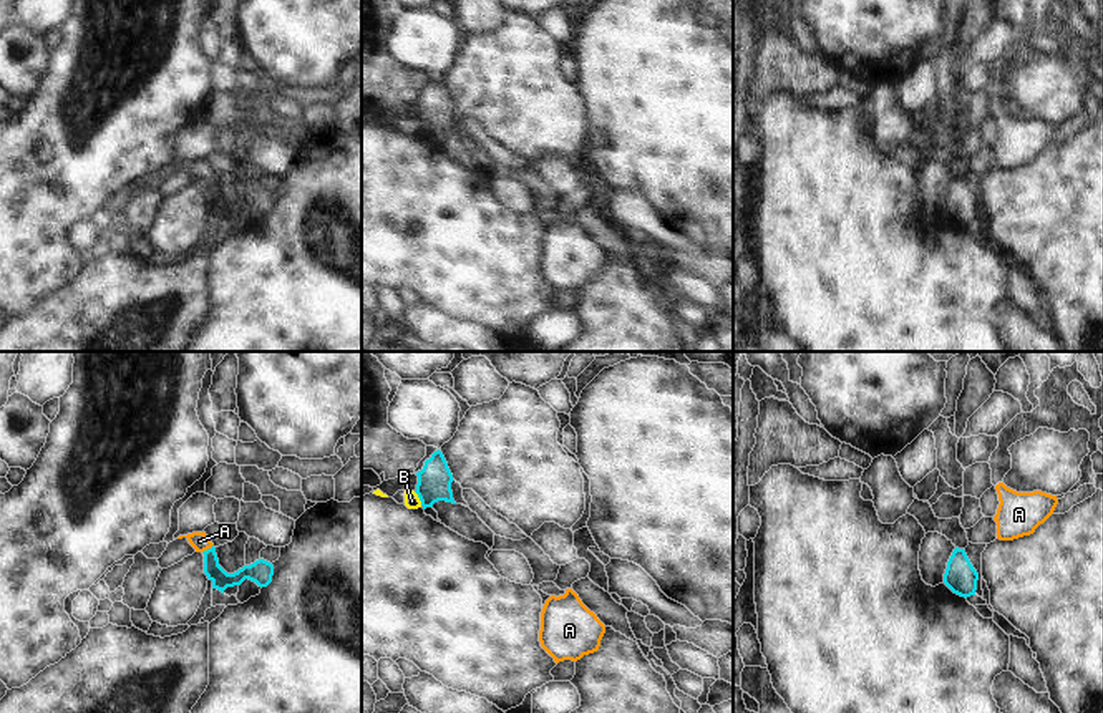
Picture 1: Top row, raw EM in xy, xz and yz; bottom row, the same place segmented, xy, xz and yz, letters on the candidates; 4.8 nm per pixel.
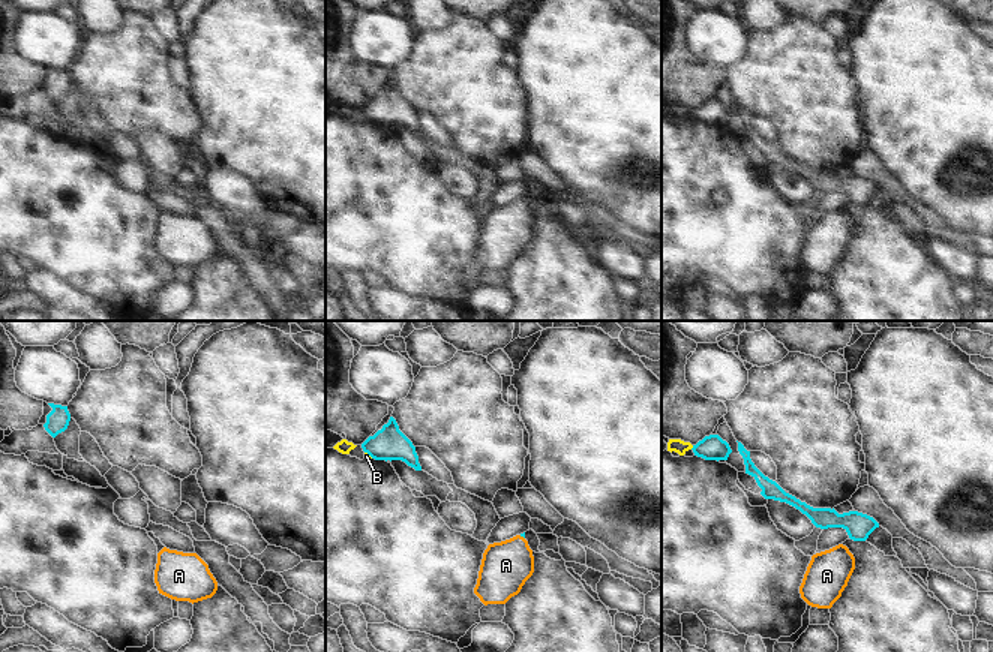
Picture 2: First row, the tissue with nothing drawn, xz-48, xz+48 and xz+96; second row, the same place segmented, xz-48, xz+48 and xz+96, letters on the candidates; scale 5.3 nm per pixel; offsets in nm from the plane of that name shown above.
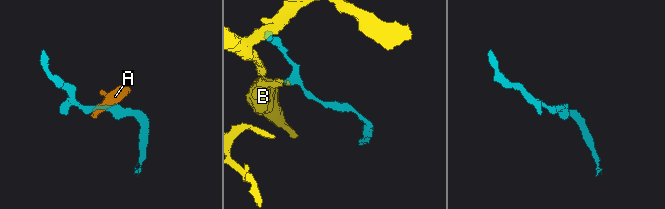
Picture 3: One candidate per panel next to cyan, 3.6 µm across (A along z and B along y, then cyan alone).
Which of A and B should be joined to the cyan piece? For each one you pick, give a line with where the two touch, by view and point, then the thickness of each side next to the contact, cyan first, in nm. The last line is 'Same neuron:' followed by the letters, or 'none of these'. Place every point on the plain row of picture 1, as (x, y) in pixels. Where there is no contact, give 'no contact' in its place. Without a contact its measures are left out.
A: contact xy (208, 178); calibres 90 and 90 nm
Same neuron: A

